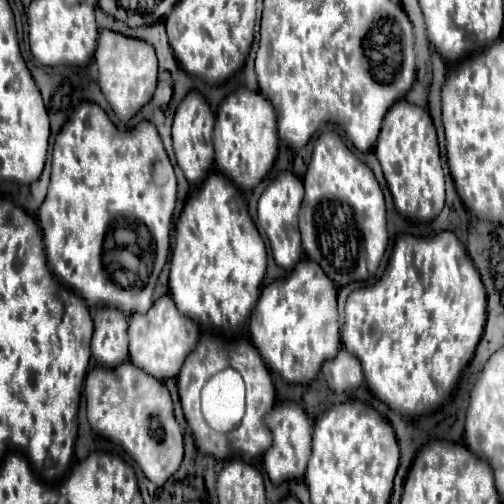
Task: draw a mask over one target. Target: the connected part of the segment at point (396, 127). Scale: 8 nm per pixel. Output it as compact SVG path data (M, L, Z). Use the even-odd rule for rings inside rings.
M398 100L384 118L374 154L382 166L396 210L410 220L434 220L444 208L444 172L440 164L438 138L430 114L416 104Z

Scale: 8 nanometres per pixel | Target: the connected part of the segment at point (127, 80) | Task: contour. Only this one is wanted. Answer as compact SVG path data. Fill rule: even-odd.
M102 30L94 60L98 64L98 84L106 102L120 122L128 122L154 96L158 76L158 60L154 48L144 40L134 40L110 30Z

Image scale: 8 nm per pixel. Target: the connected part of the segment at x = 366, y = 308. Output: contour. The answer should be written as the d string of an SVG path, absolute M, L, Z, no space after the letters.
M440 232L440 234L432 236L432 238L400 236L396 240L396 244L394 244L394 252L392 252L392 258L390 258L390 262L386 266L386 272L384 272L382 280L378 280L374 286L360 288L360 290L356 290L356 292L352 292L348 296L348 300L346 300L346 318L344 320L346 322L342 326L342 346L360 360L366 384L372 390L372 394L378 400L382 400L384 404L388 404L392 410L400 412L402 416L422 416L422 414L436 412L448 400L448 396L454 390L452 386L458 384L458 378L460 378L462 370L472 360L476 344L480 342L482 332L484 332L484 324L486 324L486 292L484 292L482 280L478 276L478 270L474 268L474 264L470 260L470 256L466 254L464 246L460 244L460 240L452 232Z

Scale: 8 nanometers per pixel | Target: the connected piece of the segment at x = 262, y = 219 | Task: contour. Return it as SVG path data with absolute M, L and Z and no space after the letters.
M280 172L272 184L262 192L258 200L258 224L266 232L272 248L272 256L276 264L284 270L292 270L298 260L302 260L302 250L300 250L300 232L298 232L298 212L300 212L300 202L304 196L302 180L296 178L292 172Z

